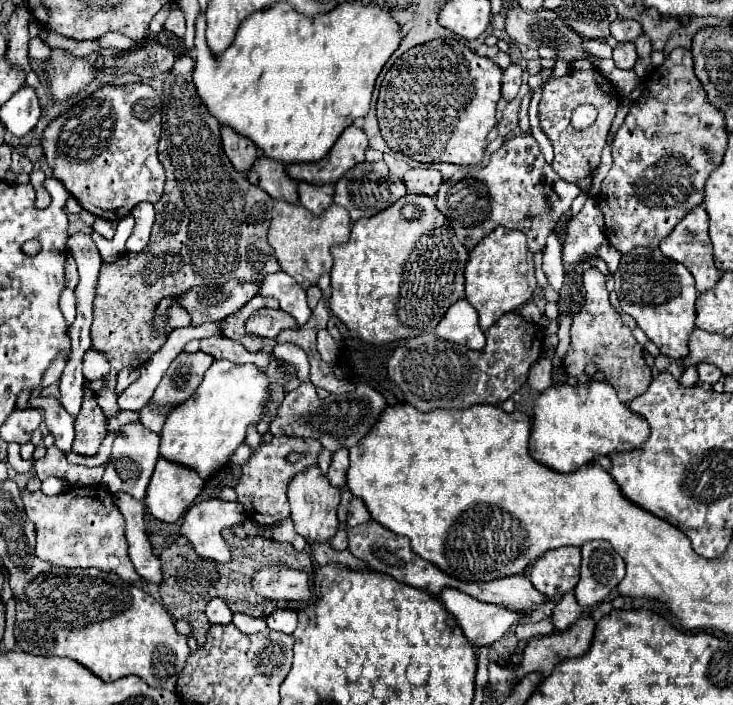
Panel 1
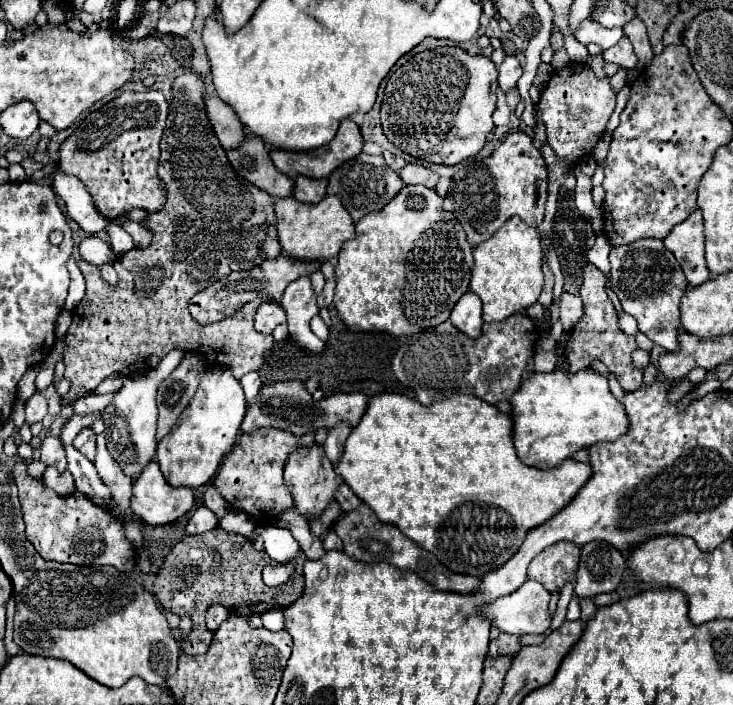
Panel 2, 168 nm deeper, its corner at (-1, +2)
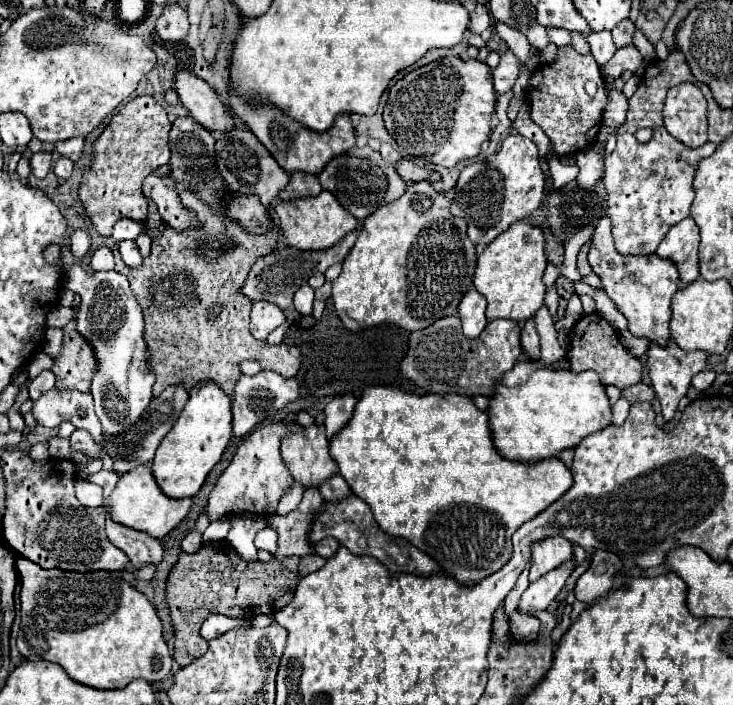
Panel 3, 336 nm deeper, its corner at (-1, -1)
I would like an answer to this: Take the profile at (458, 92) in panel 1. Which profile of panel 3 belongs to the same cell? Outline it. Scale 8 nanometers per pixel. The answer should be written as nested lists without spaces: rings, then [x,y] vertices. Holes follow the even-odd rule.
[[[448,56],[436,62],[430,62],[422,68],[412,70],[404,78],[400,78],[388,94],[388,102],[384,108],[384,122],[390,136],[404,148],[410,156],[424,156],[432,164],[440,164],[446,168],[456,166],[462,160],[474,158],[480,152],[480,146],[490,136],[490,114],[494,112],[496,94],[492,88],[492,70],[480,60],[460,60],[456,56]]]

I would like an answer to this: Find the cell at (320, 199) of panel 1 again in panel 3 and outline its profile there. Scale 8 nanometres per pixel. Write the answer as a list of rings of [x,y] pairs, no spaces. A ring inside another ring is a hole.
[[[294,172],[290,176],[288,186],[278,194],[280,200],[292,200],[292,198],[306,198],[306,196],[318,196],[322,186],[318,184],[318,178],[306,172]]]

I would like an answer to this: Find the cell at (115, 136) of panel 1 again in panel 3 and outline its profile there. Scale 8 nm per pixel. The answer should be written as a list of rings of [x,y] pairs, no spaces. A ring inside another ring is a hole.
[[[136,96],[120,108],[120,112],[112,118],[112,122],[106,126],[106,130],[102,132],[102,136],[94,144],[96,154],[92,160],[92,168],[88,172],[84,172],[84,180],[80,186],[80,200],[82,200],[82,204],[90,216],[90,222],[94,224],[94,228],[98,230],[100,236],[110,238],[112,228],[120,218],[132,218],[136,222],[146,222],[148,200],[142,196],[140,186],[142,186],[144,176],[148,176],[150,172],[154,172],[162,164],[168,164],[168,160],[170,160],[170,148],[168,148],[170,128],[172,128],[172,124],[168,120],[168,114],[156,98]]]

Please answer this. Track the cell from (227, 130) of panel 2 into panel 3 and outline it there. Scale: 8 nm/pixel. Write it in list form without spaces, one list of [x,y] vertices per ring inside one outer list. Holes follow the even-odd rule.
[[[178,70],[174,74],[174,88],[192,118],[206,130],[228,132],[232,128],[232,116],[226,112],[224,104],[206,80],[188,70]]]

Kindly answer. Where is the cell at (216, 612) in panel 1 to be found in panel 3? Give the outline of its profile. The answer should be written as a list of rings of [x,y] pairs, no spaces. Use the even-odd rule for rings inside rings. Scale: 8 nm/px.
[[[210,614],[206,618],[206,622],[202,624],[202,630],[200,630],[200,636],[204,640],[212,640],[232,628],[240,628],[240,626],[246,626],[250,624],[250,620],[242,620],[242,618],[228,618],[228,616],[222,616],[222,614]]]

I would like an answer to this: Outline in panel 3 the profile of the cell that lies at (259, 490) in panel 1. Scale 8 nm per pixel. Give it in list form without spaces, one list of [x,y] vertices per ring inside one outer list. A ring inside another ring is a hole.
[[[296,422],[284,426],[268,424],[258,430],[254,430],[238,448],[236,456],[228,464],[228,468],[220,474],[218,482],[214,484],[208,504],[204,508],[204,514],[210,518],[210,522],[216,522],[220,518],[226,518],[230,514],[274,514],[280,496],[290,488],[292,476],[280,456],[280,440],[286,436],[286,432],[300,430]]]

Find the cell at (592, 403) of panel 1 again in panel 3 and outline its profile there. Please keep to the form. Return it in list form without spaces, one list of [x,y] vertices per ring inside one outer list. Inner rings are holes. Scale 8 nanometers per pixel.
[[[520,360],[506,374],[502,374],[502,378],[496,380],[496,390],[488,404],[490,434],[498,454],[522,464],[532,464],[550,456],[558,456],[566,448],[576,448],[588,434],[610,426],[610,418],[610,402],[596,372],[586,370],[576,374],[570,370],[554,370],[534,360]]]

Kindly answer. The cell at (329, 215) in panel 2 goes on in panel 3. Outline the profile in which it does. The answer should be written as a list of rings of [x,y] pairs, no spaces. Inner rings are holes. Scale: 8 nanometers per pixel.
[[[322,190],[318,196],[280,202],[276,206],[276,216],[288,244],[298,250],[322,250],[334,246],[338,240],[342,240],[342,236],[358,228],[358,220],[342,204],[338,204],[328,190]]]

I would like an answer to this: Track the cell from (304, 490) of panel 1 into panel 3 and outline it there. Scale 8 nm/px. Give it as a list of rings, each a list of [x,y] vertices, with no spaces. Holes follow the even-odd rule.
[[[312,424],[298,432],[290,432],[282,438],[282,458],[294,480],[308,484],[320,484],[338,472],[330,452],[324,426]]]

